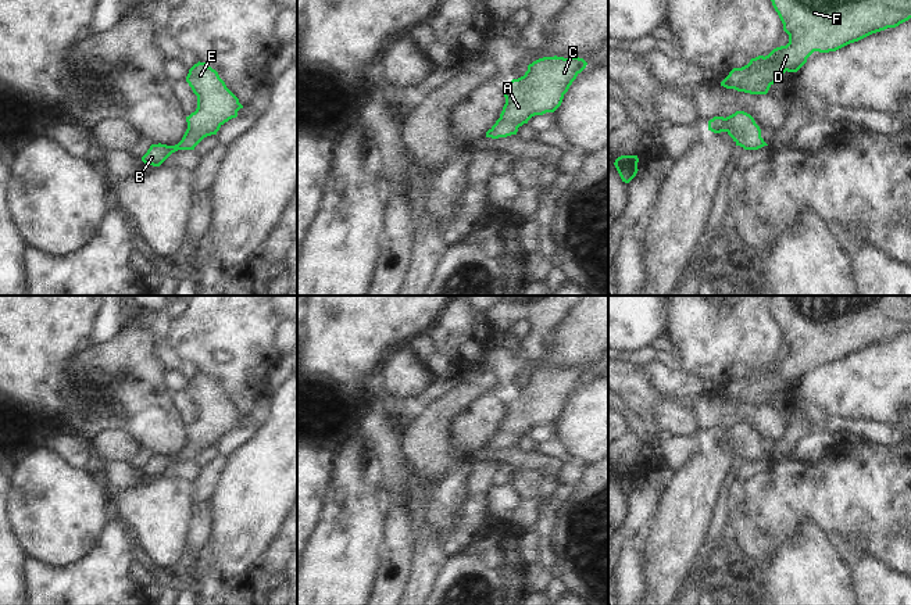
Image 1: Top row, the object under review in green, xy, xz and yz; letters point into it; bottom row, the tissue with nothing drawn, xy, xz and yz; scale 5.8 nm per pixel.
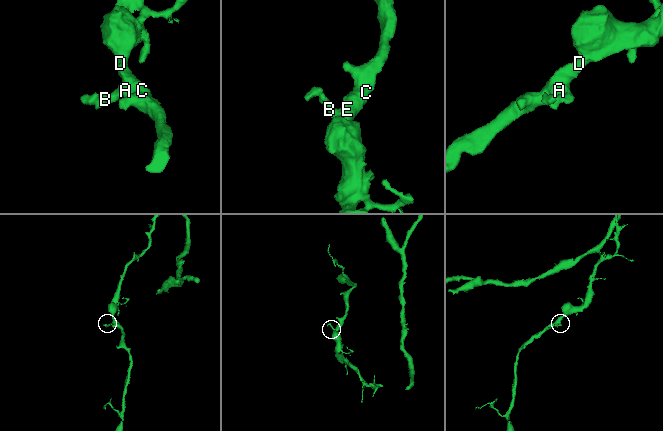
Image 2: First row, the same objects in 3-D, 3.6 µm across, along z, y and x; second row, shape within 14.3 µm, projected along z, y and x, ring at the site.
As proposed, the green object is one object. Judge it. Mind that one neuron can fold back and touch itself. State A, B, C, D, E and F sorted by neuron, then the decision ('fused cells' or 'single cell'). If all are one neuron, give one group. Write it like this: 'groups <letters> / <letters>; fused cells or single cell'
groups A B C D E F; single cell

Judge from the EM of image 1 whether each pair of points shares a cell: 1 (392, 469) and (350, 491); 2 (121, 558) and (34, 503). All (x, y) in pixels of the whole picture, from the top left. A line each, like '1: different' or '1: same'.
1: different
2: different

